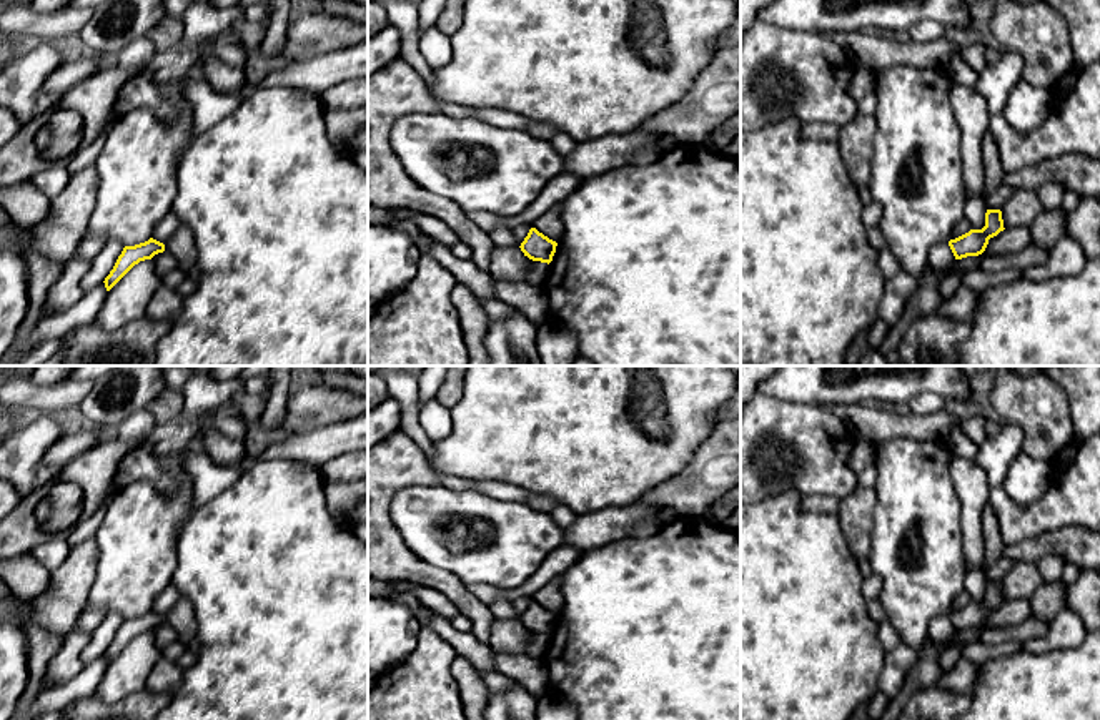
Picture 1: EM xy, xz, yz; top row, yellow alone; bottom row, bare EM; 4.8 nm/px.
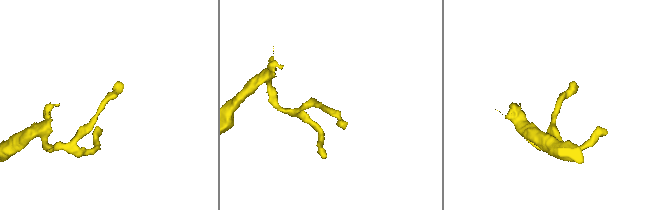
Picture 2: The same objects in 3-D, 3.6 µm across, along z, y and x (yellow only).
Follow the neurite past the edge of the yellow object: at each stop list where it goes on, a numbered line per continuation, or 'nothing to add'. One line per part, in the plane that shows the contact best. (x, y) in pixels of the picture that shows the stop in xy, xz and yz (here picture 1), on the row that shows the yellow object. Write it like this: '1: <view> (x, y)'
nothing to add

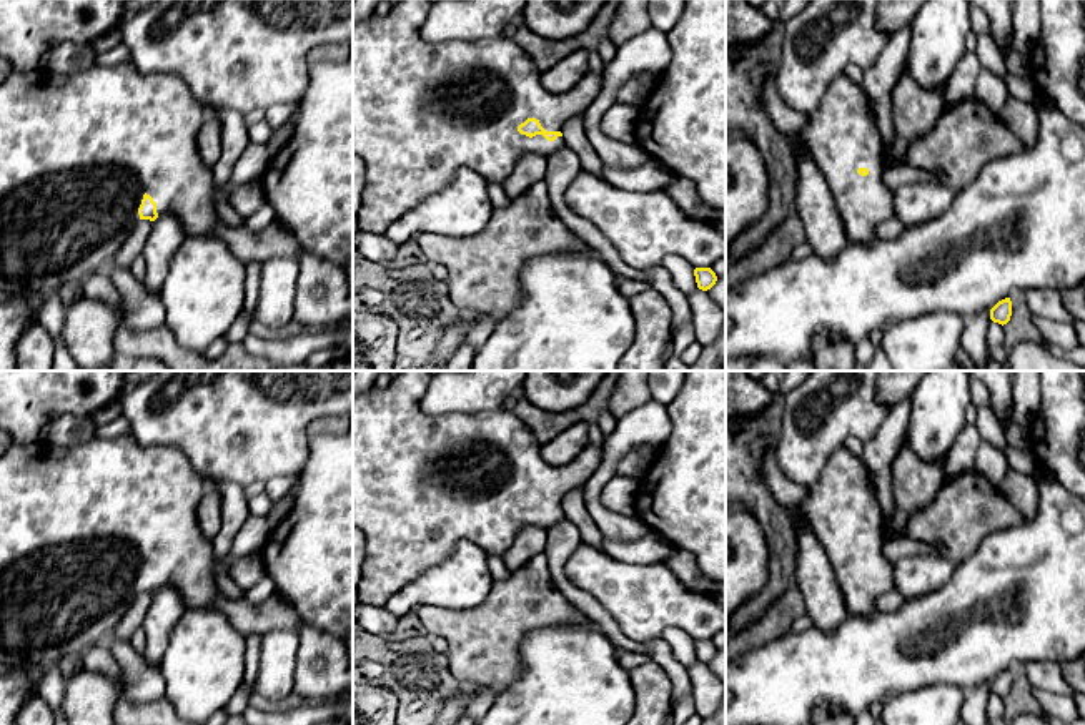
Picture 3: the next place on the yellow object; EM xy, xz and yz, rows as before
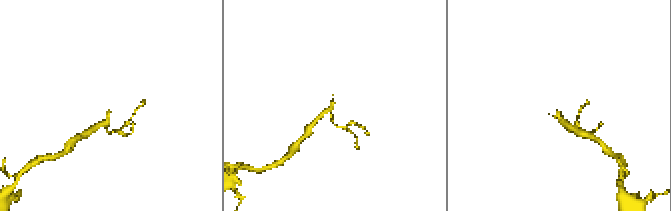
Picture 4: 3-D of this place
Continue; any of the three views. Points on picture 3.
1: xz (421, 110)

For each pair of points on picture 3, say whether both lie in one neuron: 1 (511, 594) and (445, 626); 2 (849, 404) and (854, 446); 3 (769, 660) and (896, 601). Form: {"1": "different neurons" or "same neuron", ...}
{"1": "same neuron", "2": "different neurons", "3": "different neurons"}

